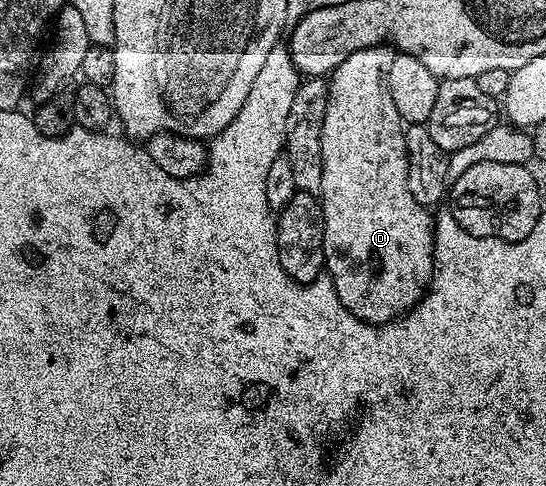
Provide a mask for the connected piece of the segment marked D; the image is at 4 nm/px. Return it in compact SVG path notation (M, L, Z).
M379 44L363 50L352 52L348 60L344 60L328 76L328 112L324 112L324 132L322 133L322 163L324 176L320 180L322 193L320 201L324 212L324 256L326 257L325 273L332 280L338 293L340 304L352 312L361 322L370 322L373 326L383 326L385 322L393 322L414 309L422 300L423 294L430 288L430 280L434 276L434 218L425 206L416 204L412 192L408 192L408 152L406 151L406 132L400 112L396 112L396 104L392 104L392 96L388 93L386 70L392 68L395 51L389 45Z

